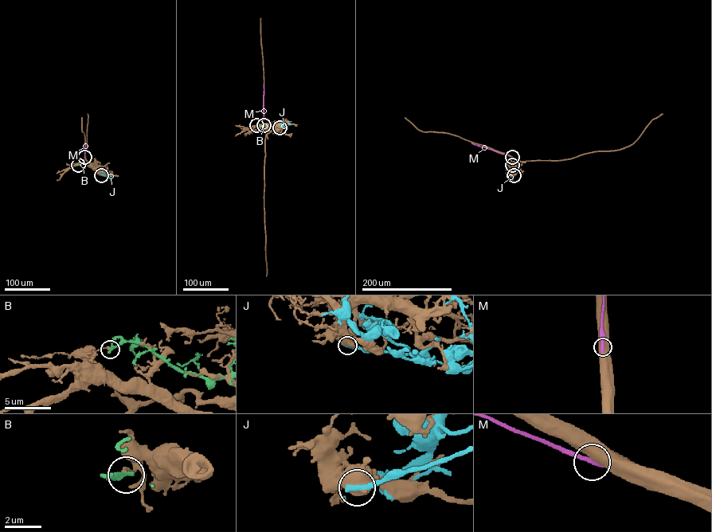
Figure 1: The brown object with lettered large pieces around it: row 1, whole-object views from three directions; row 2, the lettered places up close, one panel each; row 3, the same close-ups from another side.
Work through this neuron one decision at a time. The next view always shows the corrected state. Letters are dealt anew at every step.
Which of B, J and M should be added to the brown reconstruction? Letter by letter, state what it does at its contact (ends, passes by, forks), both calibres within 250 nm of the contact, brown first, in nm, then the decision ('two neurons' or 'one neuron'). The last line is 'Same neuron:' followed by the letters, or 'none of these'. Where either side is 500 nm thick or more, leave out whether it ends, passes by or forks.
B: it passes by; calibres 180 and 200 nm; two neurons
J: calibres 650 and 360 nm; two neurons
M: calibres 750 and 320 nm; two neurons
Same neuron: none of these

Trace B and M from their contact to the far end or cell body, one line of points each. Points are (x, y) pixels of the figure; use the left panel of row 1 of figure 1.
B: (78, 165), (94, 162)
M: (84, 157), (84, 143)

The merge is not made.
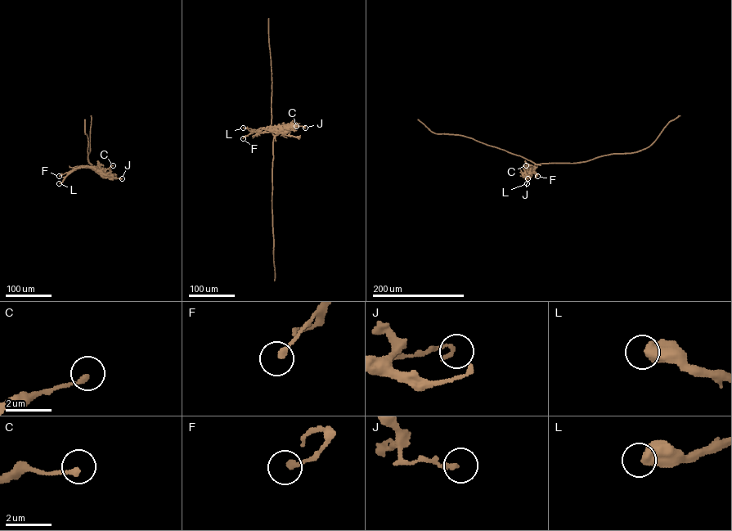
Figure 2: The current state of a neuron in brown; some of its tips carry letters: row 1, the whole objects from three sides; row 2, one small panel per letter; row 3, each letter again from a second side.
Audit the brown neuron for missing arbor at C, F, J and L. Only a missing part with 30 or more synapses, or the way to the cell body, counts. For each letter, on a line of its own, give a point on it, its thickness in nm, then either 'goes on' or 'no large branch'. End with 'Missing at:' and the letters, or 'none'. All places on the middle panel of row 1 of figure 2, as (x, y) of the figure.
C: at (296, 126); 200 nm thick; no large branch
F: at (243, 138); 240 nm thick; no large branch
J: at (305, 128); 180 nm thick; no large branch
L: at (243, 128); 600 nm thick; no large branch
Missing at: none

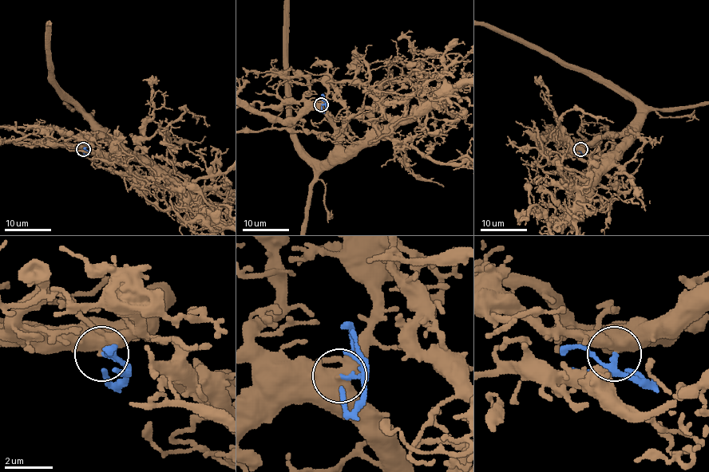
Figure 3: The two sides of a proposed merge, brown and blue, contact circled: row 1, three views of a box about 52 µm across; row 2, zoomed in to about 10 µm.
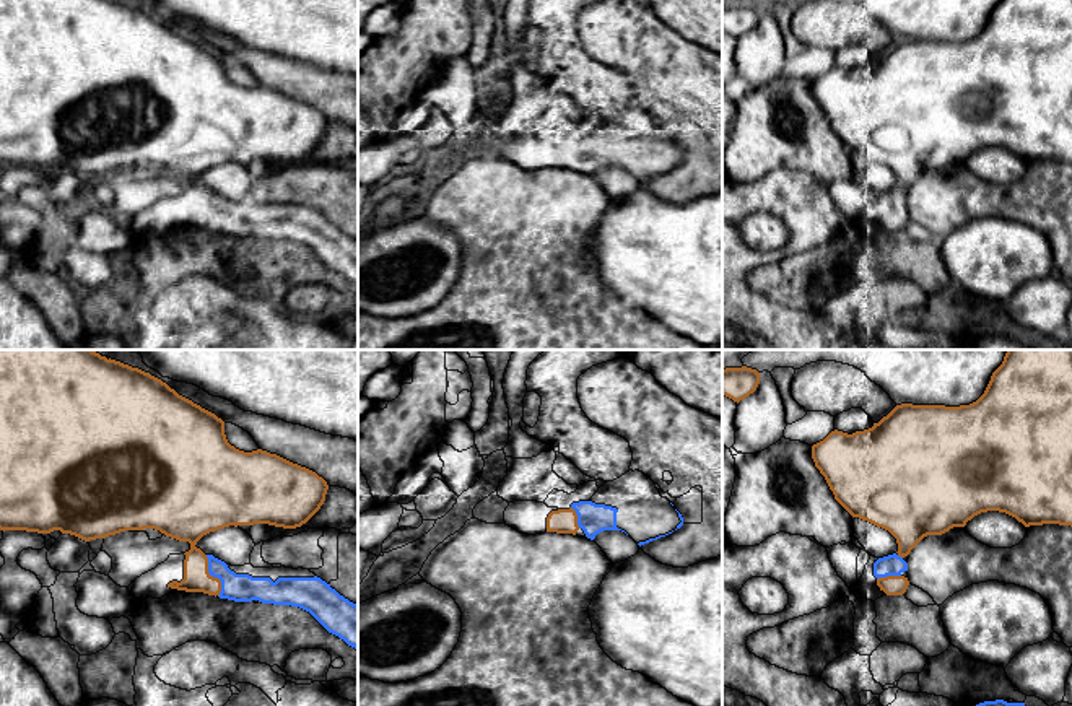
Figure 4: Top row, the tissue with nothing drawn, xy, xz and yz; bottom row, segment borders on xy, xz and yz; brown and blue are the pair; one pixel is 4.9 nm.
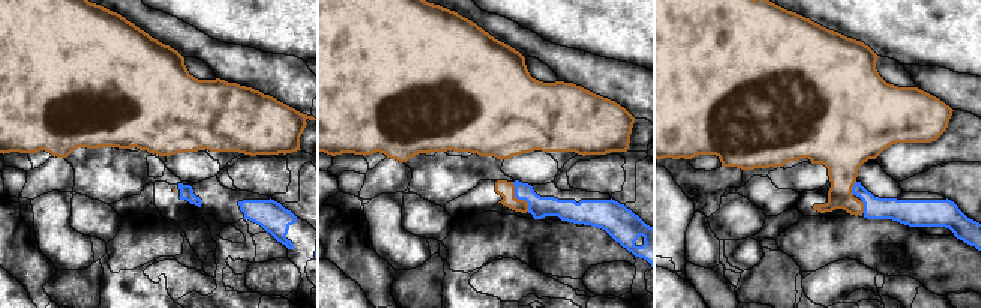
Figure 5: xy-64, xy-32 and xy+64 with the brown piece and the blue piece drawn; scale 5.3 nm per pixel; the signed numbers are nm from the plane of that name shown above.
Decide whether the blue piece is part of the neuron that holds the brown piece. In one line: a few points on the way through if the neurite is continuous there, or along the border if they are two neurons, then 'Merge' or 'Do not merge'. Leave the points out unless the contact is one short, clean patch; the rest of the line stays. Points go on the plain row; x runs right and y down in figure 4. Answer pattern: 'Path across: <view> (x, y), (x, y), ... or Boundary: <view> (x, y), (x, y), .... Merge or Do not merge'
Merge

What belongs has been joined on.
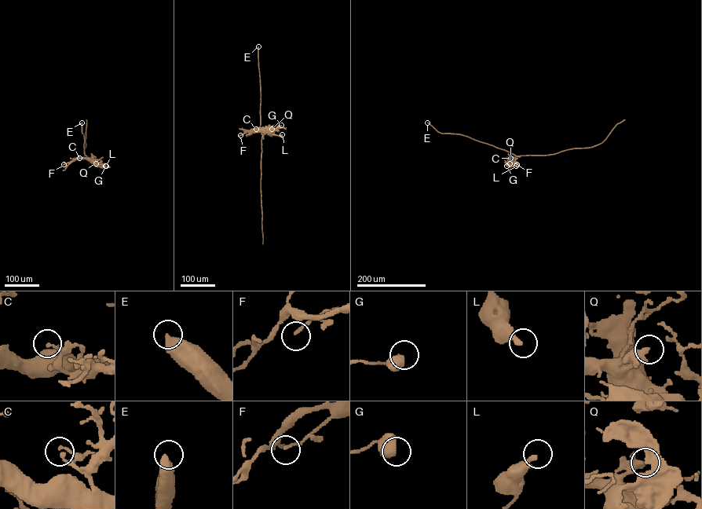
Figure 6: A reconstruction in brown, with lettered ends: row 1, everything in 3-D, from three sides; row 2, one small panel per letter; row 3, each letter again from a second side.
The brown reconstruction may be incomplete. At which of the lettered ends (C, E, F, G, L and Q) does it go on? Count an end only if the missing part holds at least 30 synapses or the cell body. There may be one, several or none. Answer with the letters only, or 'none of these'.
E

